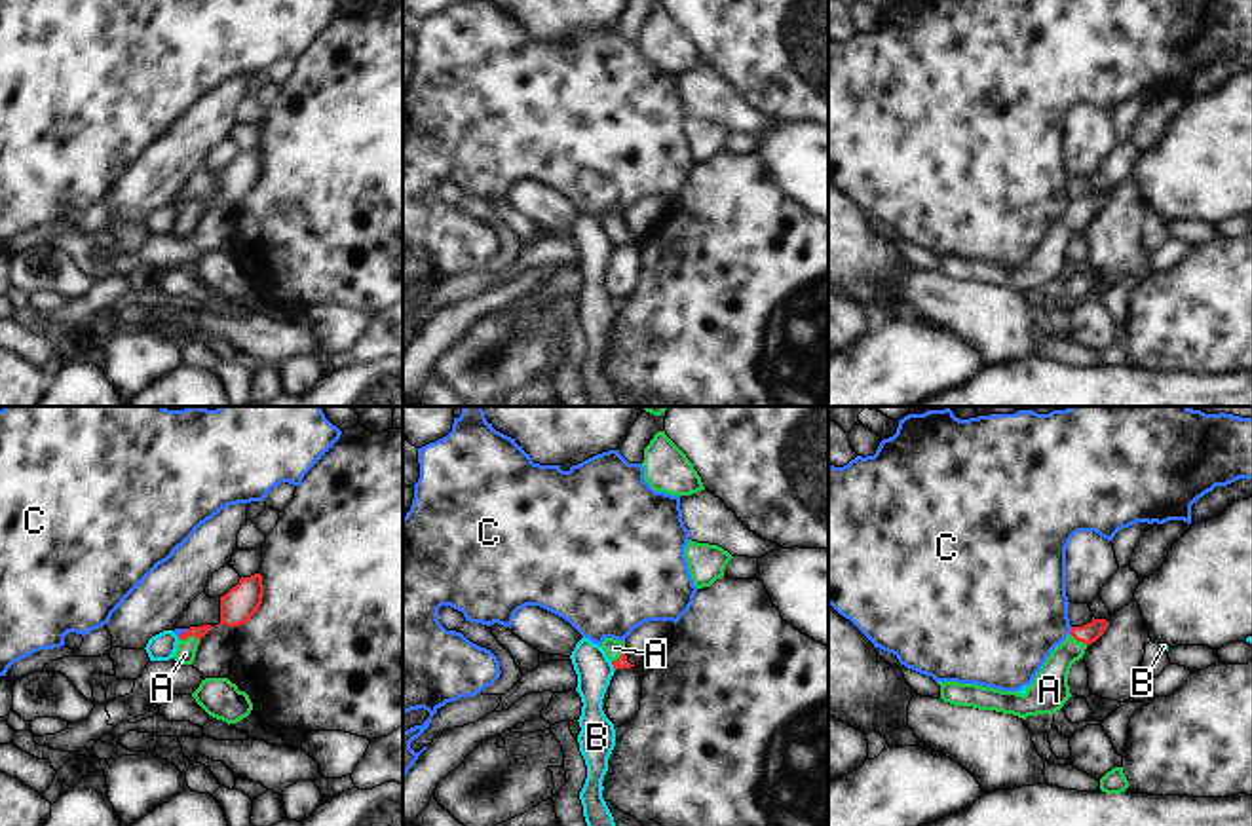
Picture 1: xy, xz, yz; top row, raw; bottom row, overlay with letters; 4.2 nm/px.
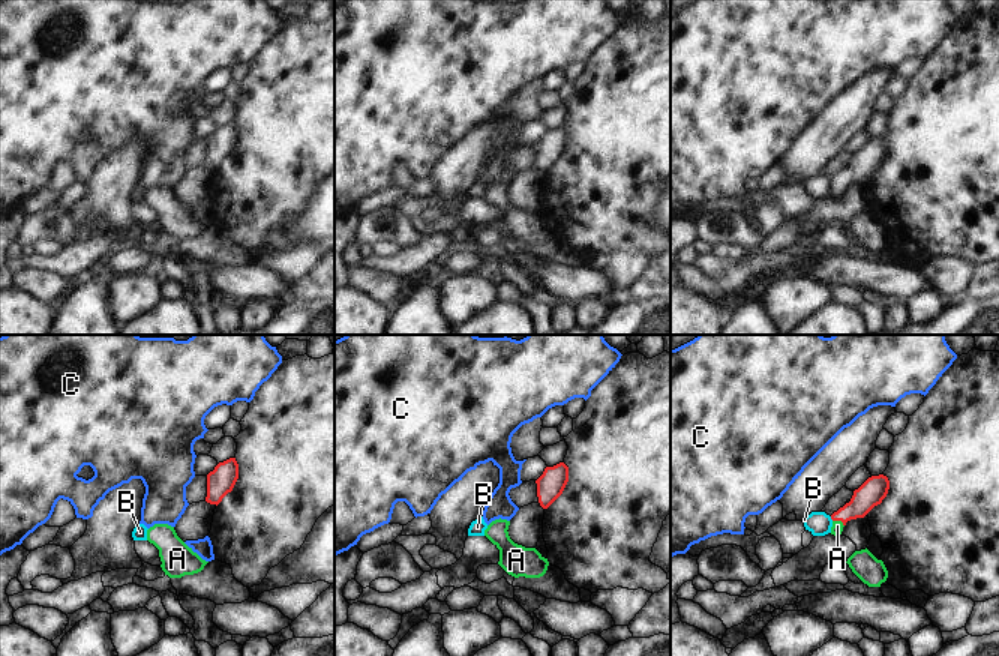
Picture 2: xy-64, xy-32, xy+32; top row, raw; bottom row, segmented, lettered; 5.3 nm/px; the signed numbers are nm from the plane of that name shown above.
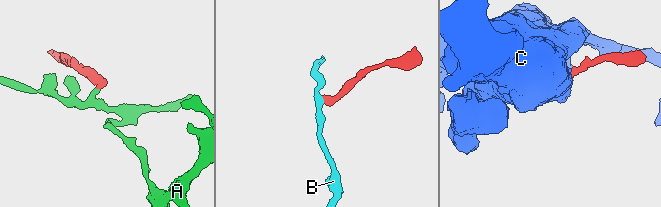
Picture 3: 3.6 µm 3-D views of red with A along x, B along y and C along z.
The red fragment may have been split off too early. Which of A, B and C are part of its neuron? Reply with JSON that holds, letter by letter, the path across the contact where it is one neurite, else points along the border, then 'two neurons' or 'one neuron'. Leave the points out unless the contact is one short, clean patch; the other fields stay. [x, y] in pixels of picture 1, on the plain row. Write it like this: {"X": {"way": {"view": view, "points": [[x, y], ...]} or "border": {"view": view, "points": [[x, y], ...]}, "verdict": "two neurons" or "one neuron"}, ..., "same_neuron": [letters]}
{"A": {"way": {"view": "xy", "points": [[194, 206], [189, 209], [185, 228]]}, "verdict": "one neuron"}, "B": {"border": {"view": "xz", "points": [[610, 236], [614, 245]]}, "verdict": "two neurons"}, "C": {"border": {"view": "yz", "points": [[1072, 202], [1068, 207]]}, "verdict": "two neurons"}, "same_neuron": ["A"]}

